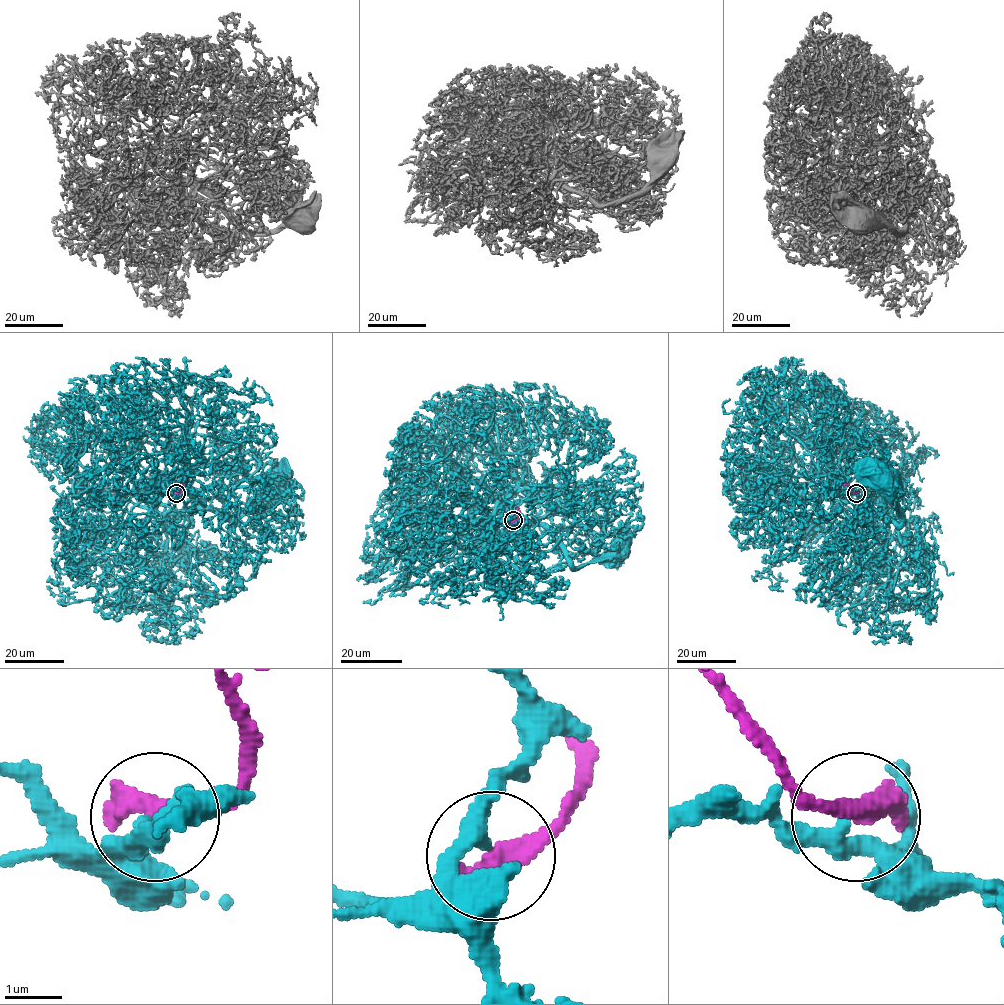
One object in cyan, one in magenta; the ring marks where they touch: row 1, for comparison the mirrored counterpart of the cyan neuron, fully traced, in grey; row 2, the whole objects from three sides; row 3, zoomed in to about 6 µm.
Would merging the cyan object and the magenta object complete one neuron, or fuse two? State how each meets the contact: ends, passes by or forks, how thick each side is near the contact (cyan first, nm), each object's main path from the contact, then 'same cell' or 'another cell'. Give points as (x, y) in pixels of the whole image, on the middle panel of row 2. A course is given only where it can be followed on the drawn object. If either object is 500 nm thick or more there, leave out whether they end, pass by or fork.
280/550 nm | cyan via (512, 521), (495, 528), (500, 545), (492, 551), (501, 536), (532, 525), (543, 525), (576, 568), (620, 551) | magenta via (513, 520), (517, 518), (519, 508) | another cell

